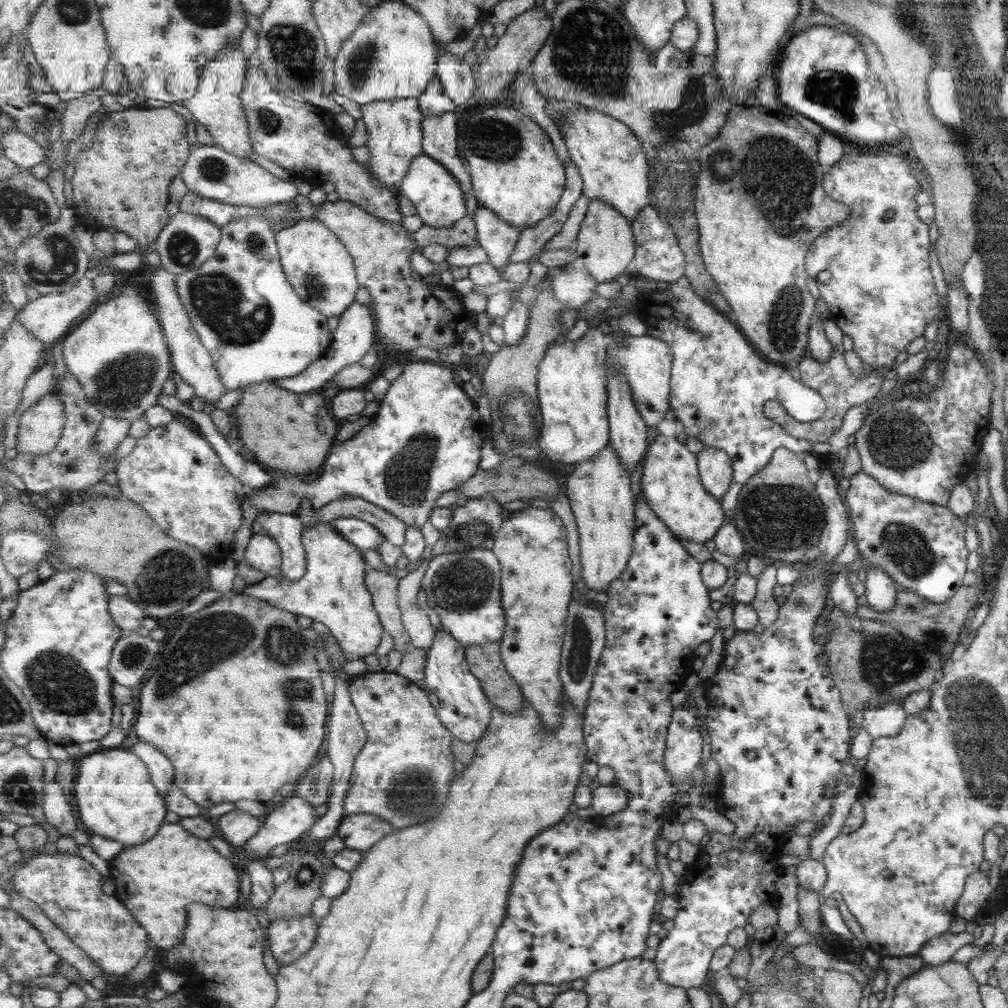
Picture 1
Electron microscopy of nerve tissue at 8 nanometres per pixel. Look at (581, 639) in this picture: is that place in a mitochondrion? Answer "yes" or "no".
yes

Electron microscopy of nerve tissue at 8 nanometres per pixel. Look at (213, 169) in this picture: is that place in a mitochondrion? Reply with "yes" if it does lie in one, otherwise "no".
yes

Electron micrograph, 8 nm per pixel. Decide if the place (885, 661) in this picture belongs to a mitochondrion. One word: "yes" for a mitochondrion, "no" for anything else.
yes

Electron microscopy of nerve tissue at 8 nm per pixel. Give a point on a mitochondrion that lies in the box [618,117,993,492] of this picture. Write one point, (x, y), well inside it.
(778, 179)

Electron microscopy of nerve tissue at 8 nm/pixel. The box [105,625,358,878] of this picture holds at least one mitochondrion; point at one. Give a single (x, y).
(133, 656)

